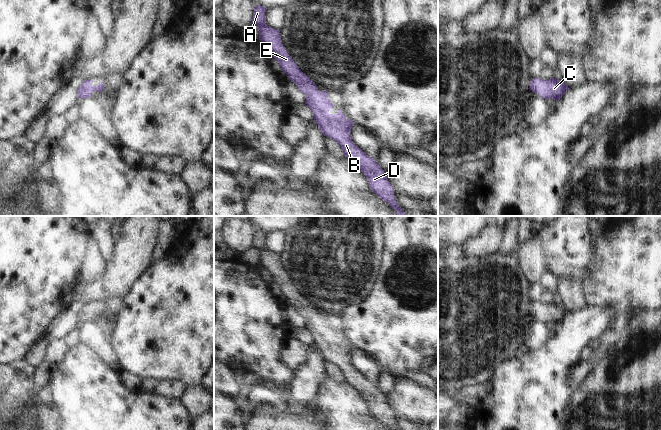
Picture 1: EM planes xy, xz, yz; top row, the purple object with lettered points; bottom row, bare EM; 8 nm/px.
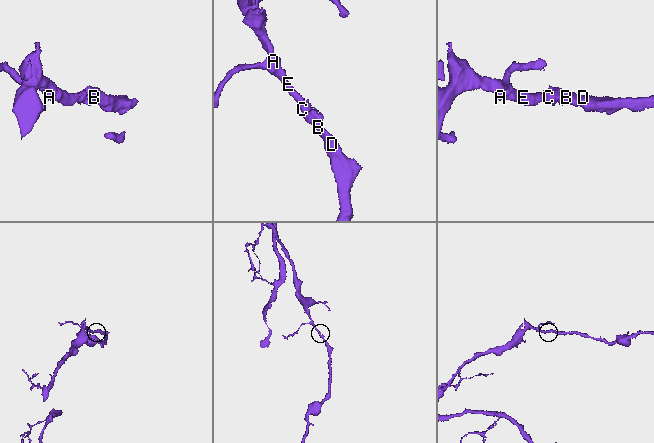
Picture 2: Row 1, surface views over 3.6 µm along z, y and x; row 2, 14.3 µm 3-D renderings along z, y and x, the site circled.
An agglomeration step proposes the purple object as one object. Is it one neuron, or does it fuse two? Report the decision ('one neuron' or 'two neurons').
one neuron

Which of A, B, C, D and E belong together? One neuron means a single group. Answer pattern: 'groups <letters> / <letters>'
groups A B C D E

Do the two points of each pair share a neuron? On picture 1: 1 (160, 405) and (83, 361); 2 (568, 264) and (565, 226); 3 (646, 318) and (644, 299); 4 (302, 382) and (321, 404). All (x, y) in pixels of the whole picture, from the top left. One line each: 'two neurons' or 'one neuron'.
1: one neuron
2: one neuron
3: two neurons
4: two neurons

